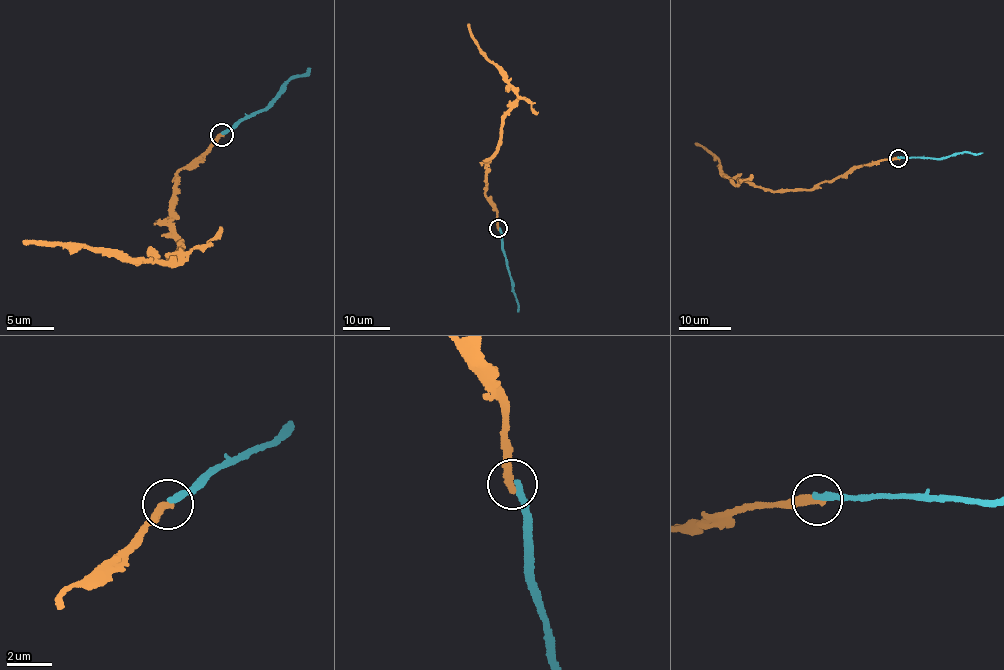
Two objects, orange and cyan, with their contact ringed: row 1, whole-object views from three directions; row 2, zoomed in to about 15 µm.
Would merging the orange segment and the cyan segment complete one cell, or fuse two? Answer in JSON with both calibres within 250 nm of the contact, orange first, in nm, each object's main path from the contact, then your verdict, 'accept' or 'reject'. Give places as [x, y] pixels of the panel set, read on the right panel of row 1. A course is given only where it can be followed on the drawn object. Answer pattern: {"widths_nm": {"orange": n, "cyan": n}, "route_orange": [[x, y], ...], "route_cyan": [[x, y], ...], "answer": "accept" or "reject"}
{"widths_nm": {"orange": 360, "cyan": 300}, "route_orange": [[898, 158], [859, 165], [811, 188], [765, 190], [743, 181], [736, 184], [726, 177], [718, 159], [695, 142]], "route_cyan": [[898, 157], [938, 159], [964, 152], [982, 152]], "answer": "reject"}

